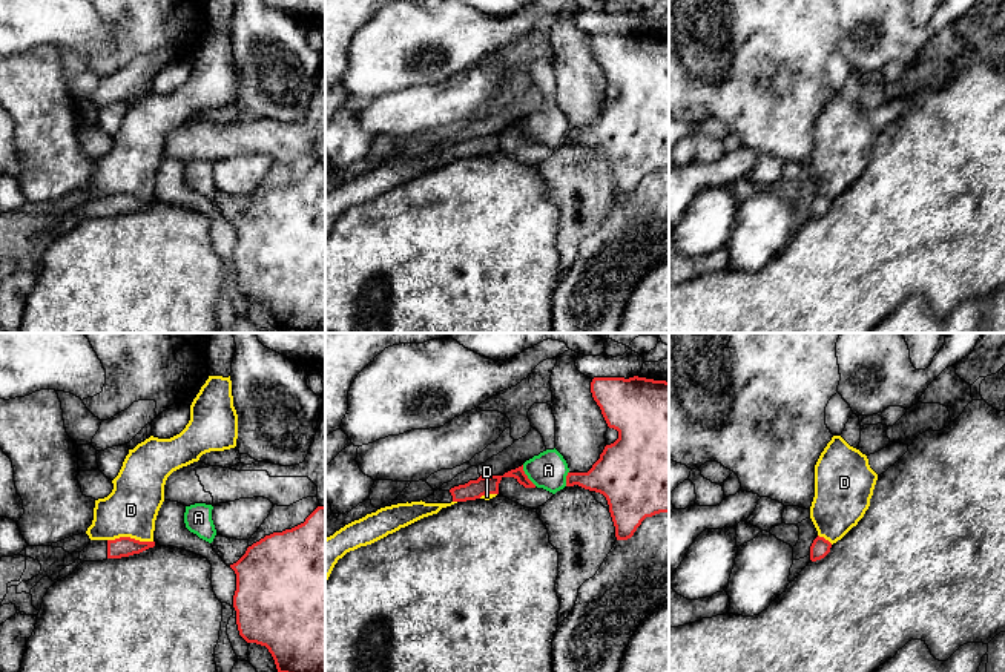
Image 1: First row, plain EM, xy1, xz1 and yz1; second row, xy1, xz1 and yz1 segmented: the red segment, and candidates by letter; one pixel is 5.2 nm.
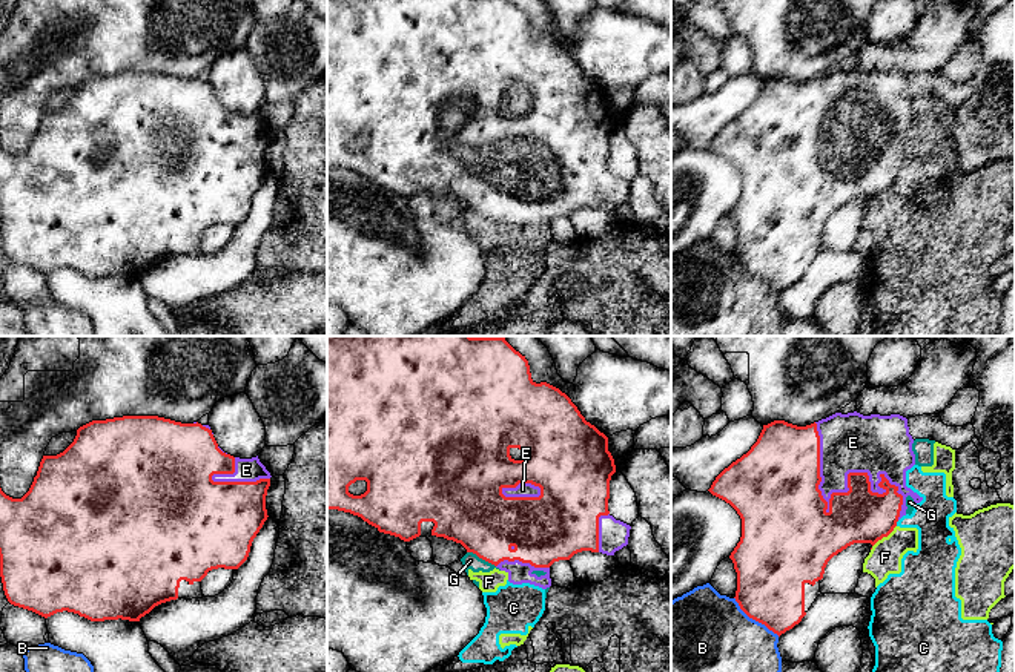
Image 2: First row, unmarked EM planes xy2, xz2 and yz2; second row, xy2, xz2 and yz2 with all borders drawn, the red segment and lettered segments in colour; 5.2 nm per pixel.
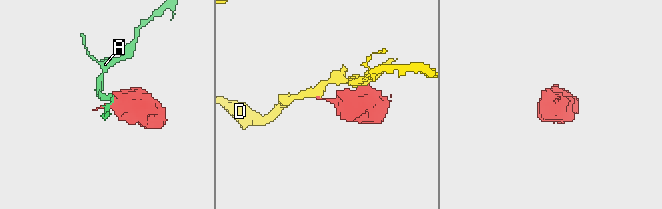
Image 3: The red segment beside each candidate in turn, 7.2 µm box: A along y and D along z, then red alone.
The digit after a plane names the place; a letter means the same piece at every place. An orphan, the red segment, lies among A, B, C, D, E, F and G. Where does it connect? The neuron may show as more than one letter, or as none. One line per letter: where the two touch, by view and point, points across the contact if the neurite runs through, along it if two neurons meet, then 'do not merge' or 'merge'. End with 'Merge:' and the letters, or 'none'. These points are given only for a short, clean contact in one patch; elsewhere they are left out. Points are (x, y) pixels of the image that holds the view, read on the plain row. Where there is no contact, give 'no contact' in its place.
A: xz1 (527, 132) | do not merge
B: yz2 (754, 275) | do not merge
C: yz2 (895, 180) | along yz2 (899, 177), (895, 181) | do not merge
D: xy1 (129, 194) | along xy1 (108, 195), (134, 194), (152, 198) | do not merge
E: yz2 (848, 135) | merge
F: yz2 (883, 192) | do not merge
G: xz2 (481, 214) | do not merge
Merge: E

